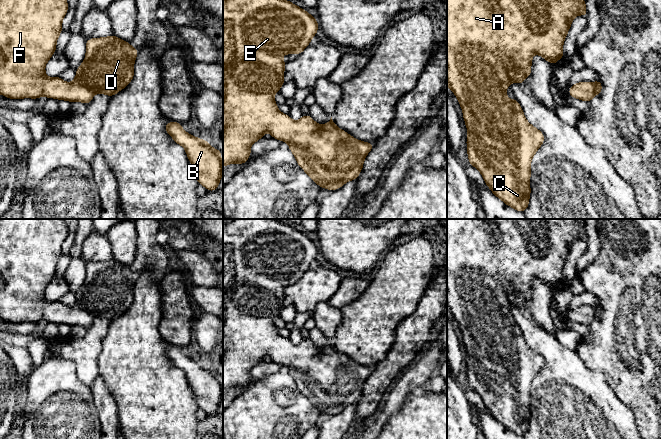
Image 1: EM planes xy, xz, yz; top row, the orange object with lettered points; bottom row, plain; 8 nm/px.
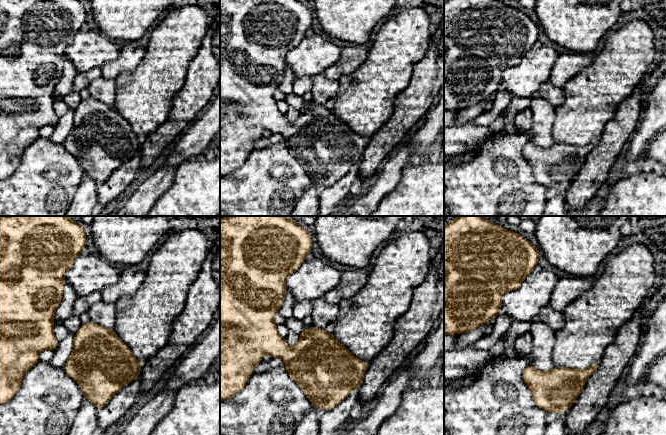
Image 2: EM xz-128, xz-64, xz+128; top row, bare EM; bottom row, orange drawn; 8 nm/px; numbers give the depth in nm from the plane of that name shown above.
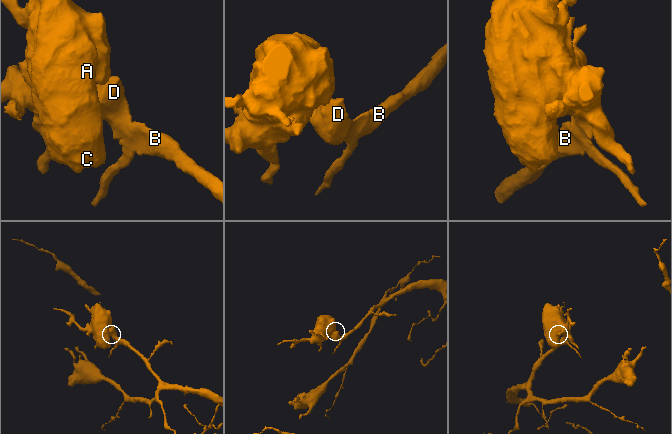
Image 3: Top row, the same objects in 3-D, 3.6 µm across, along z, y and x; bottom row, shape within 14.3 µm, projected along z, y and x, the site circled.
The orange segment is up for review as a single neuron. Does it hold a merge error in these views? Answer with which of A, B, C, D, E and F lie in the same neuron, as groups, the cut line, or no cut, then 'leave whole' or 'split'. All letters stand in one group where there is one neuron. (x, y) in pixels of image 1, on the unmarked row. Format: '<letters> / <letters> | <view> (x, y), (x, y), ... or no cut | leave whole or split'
A B C D E F | no cut | leave whole

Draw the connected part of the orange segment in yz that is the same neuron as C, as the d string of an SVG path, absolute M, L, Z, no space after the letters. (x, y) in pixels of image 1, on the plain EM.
M447 219L447 310L455 318L462 332L463 342L468 354L466 368L469 387L480 395L484 406L493 418L518 436L524 436L528 432L531 417L531 384L545 362L540 354L526 344L518 325L507 322L506 313L511 306L523 308L524 303L532 296L531 287L535 277L553 289L556 288L558 283L563 282L563 266L573 243L577 239L587 241L585 222L580 223L577 219Z

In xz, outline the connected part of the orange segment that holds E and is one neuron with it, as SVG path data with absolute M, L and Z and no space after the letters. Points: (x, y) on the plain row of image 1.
M233 219L223 224L223 346L226 348L223 353L223 391L232 387L245 388L247 383L252 378L250 370L263 362L265 356L269 356L271 360L277 364L287 366L290 375L296 382L298 389L306 396L306 398L321 412L329 413L330 415L342 411L350 404L356 404L359 400L364 383L371 375L374 367L363 366L355 363L353 360L338 352L332 341L329 346L324 349L317 348L310 339L303 339L298 345L293 345L289 339L281 337L277 332L277 327L274 325L274 318L279 316L281 310L285 306L284 293L285 285L281 282L285 278L301 278L303 274L310 268L311 263L316 259L318 254L317 244L304 233L296 230L290 225L284 224L277 219Z

